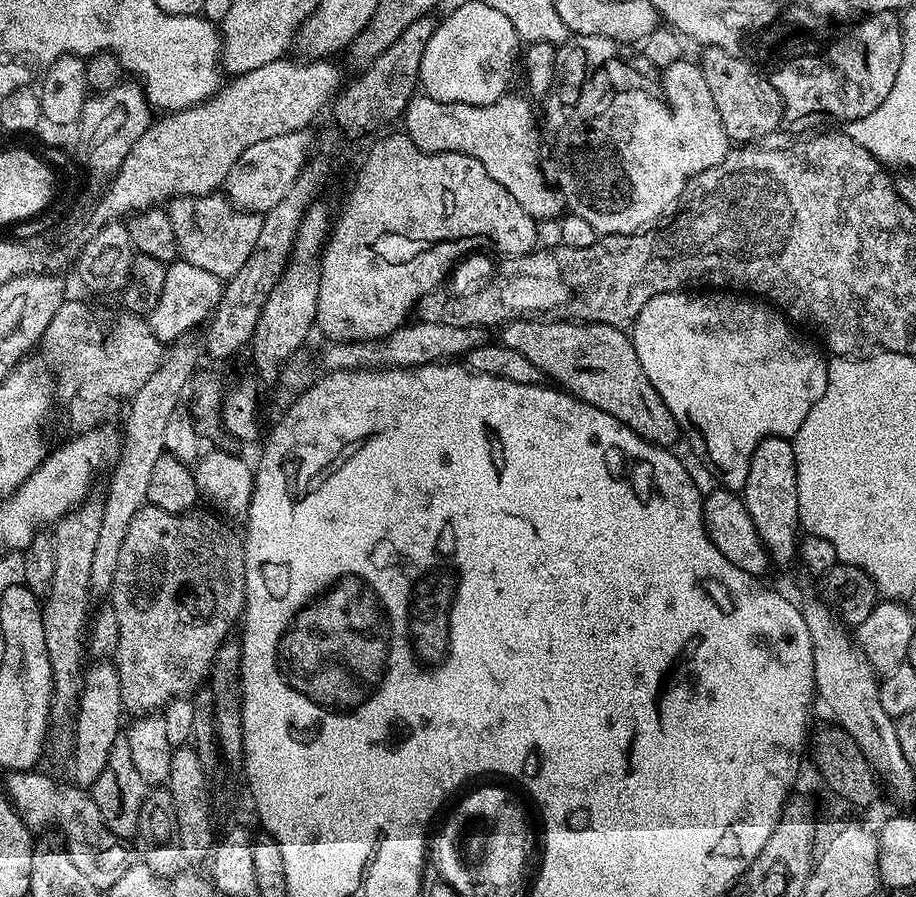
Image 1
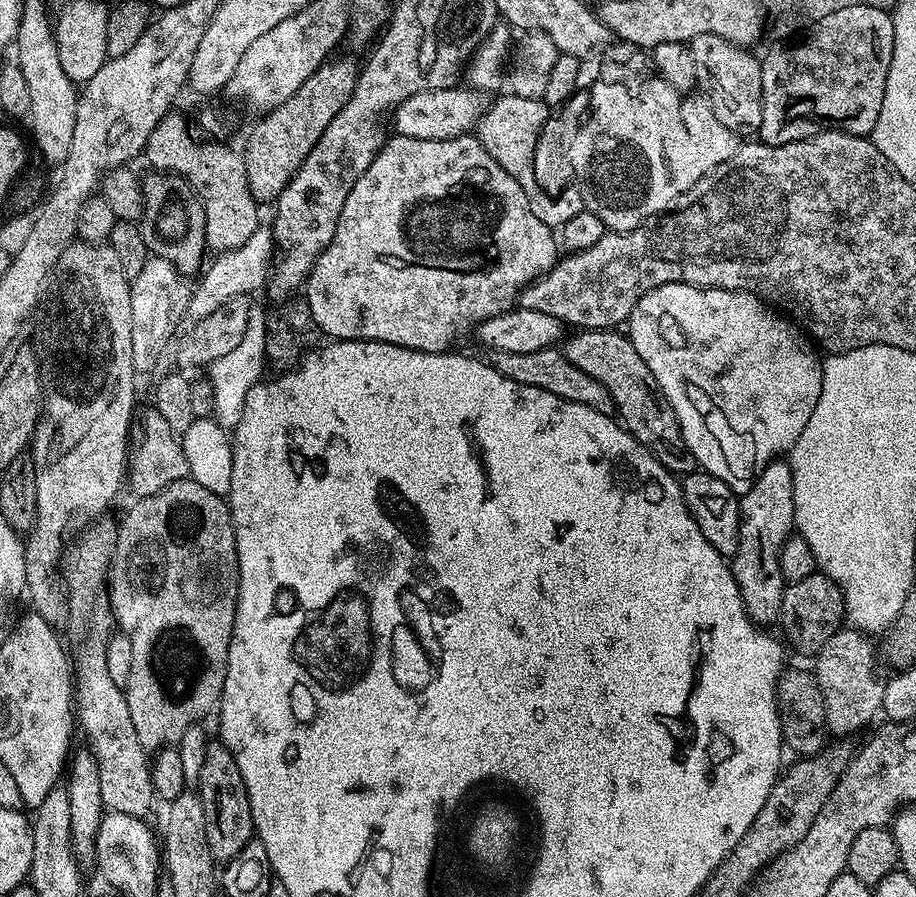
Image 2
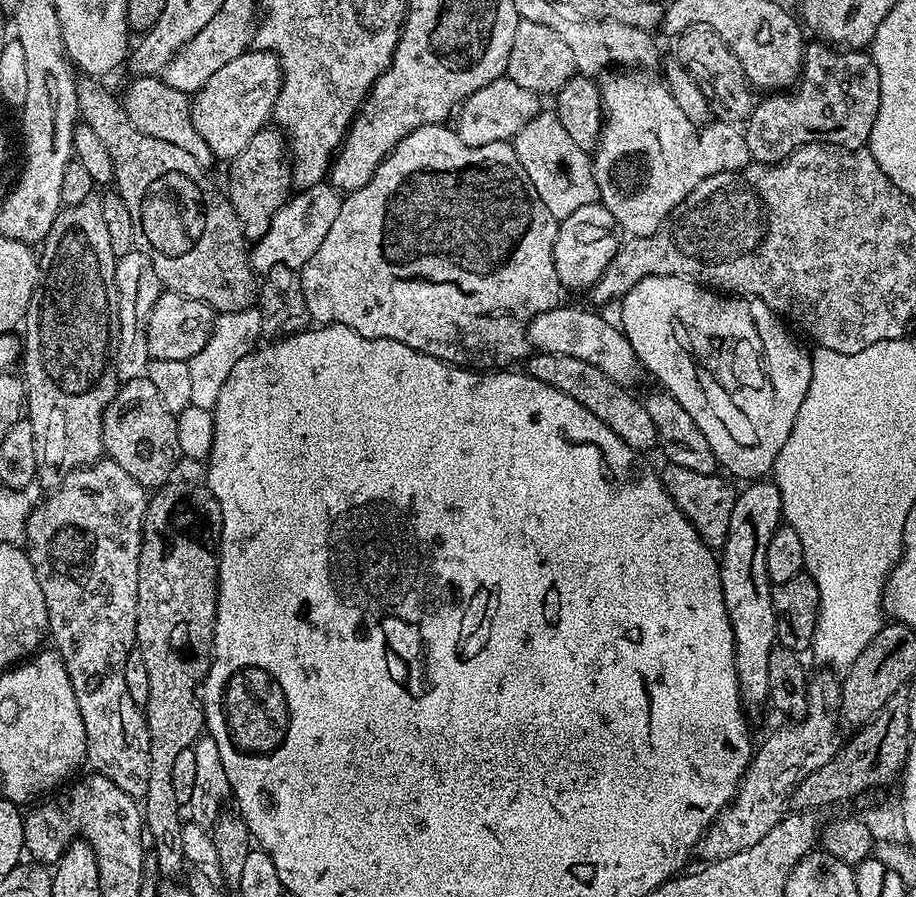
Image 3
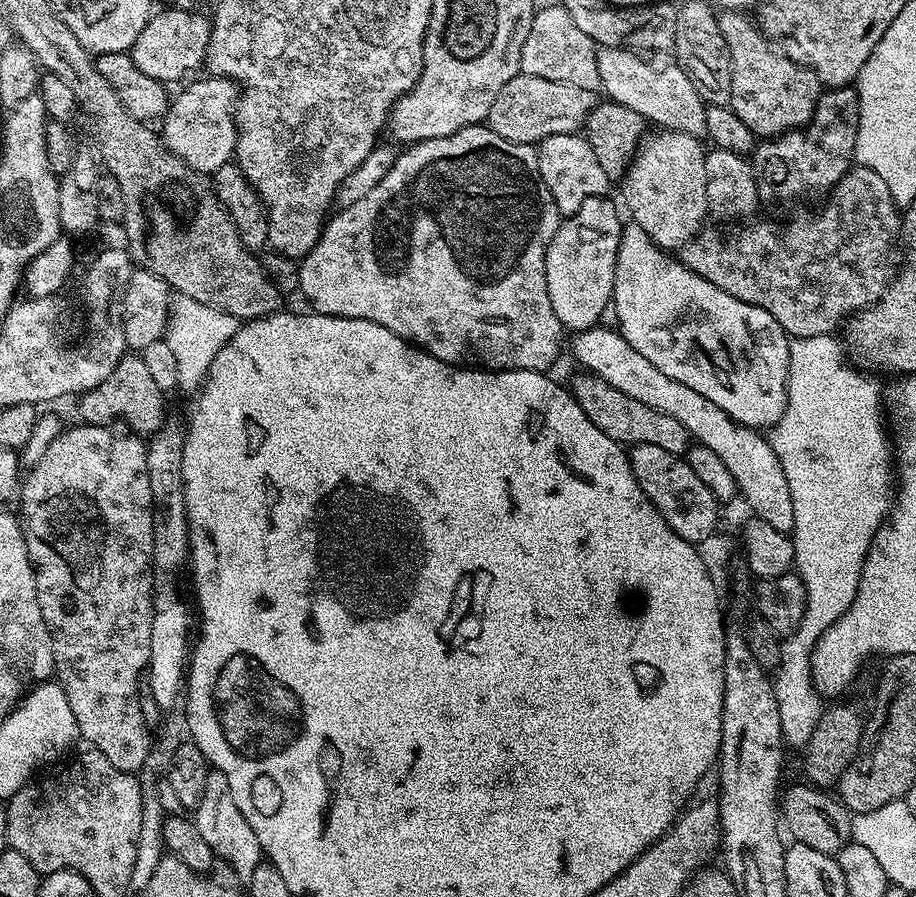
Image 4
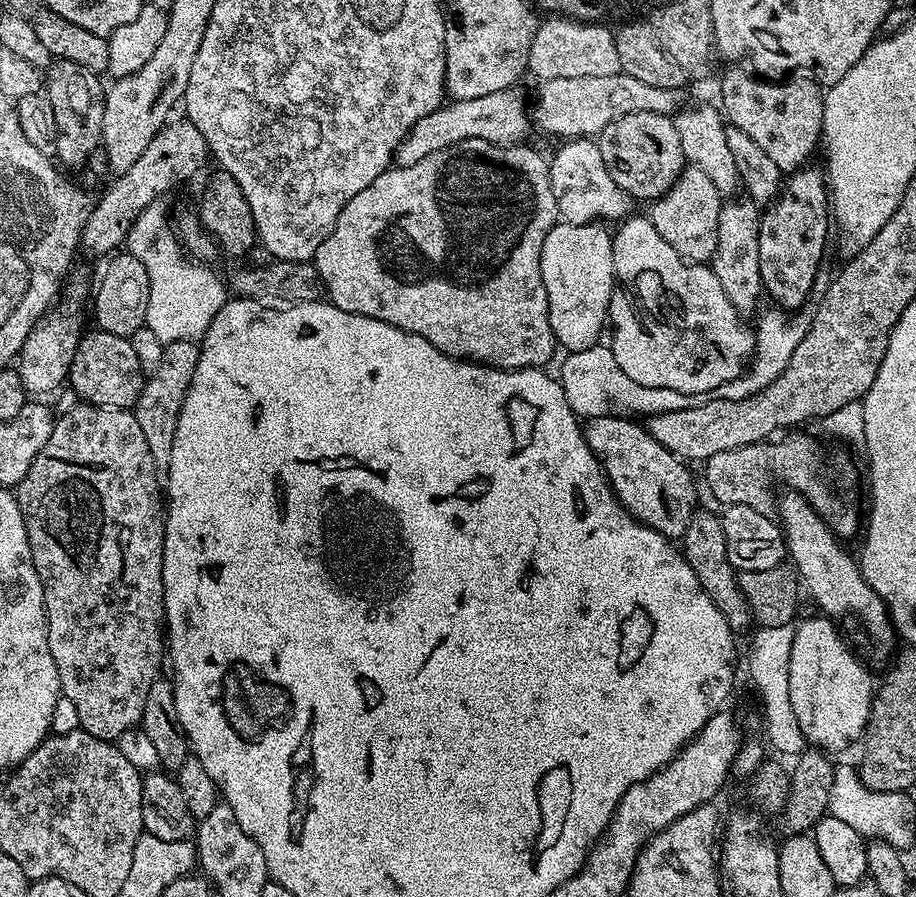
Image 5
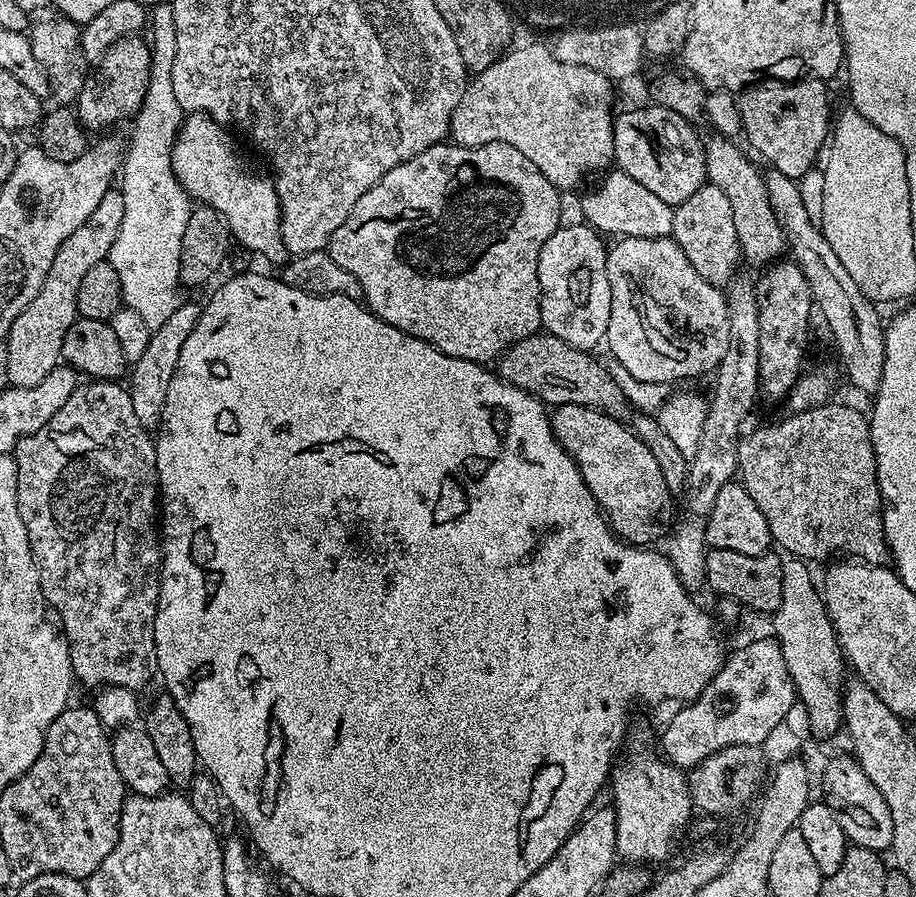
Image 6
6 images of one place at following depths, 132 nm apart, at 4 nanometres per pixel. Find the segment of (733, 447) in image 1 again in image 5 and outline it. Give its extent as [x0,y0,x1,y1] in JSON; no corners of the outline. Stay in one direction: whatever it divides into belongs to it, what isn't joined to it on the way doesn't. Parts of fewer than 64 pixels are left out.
[608,214,756,396]

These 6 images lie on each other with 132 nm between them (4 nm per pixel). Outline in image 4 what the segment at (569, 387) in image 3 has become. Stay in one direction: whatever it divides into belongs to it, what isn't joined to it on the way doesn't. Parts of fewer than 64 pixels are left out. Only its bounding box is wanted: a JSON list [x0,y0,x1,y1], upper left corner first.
[570,370,690,454]

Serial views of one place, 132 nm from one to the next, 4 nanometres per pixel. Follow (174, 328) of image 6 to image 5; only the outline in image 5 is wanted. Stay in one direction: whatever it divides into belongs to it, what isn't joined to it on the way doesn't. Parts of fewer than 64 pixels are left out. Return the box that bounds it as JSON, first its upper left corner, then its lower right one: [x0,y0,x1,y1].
[134,340,200,469]

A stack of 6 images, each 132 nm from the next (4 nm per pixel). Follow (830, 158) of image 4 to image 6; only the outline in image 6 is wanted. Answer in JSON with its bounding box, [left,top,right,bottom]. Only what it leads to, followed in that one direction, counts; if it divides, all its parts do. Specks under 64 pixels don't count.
[755,258,814,401]

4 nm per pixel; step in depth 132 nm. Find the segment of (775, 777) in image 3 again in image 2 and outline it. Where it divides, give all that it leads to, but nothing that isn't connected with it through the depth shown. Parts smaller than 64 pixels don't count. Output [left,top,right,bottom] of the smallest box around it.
[814,626,884,732]

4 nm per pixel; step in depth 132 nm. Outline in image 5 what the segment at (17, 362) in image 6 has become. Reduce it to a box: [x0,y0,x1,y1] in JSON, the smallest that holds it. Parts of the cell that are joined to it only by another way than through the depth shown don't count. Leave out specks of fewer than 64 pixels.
[18,276,90,393]

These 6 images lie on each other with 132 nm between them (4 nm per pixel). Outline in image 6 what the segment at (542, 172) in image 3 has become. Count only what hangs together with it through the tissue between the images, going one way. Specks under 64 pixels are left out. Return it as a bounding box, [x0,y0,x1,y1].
[580,170,673,238]

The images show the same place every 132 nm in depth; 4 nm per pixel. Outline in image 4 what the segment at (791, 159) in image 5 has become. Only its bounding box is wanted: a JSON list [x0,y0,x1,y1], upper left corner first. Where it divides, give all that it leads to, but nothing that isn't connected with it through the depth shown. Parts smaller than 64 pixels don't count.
[720,14,822,138]

